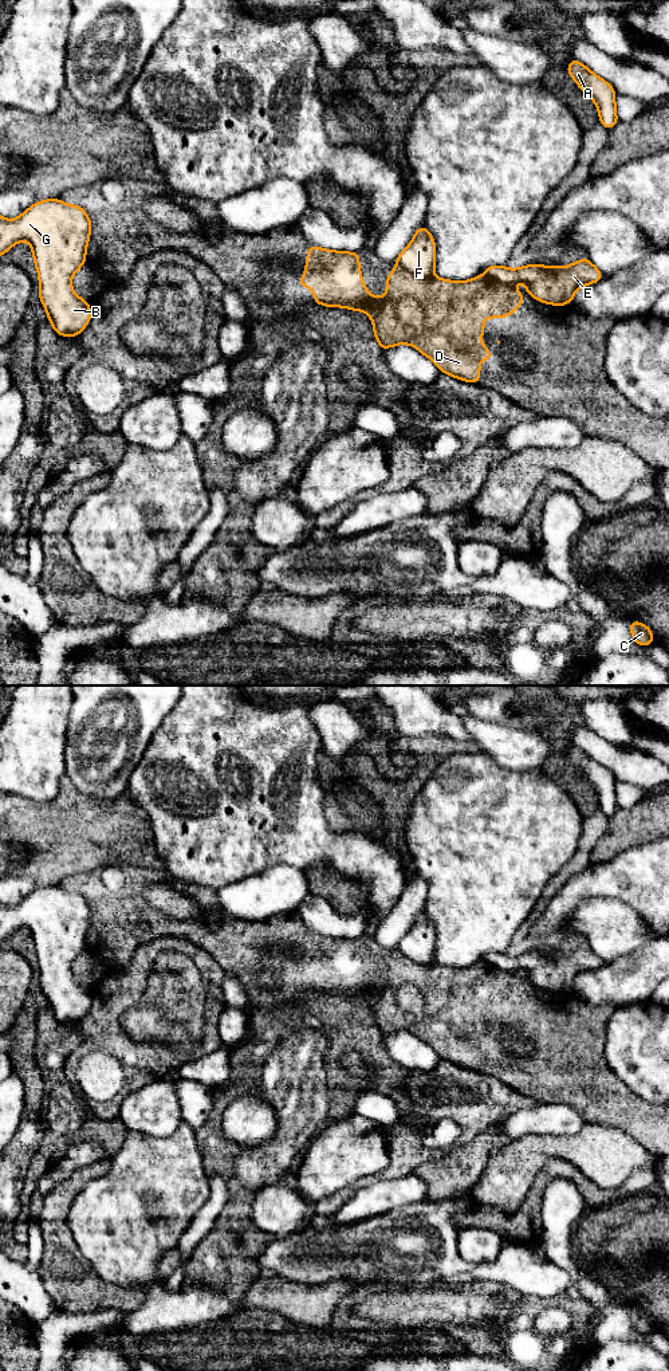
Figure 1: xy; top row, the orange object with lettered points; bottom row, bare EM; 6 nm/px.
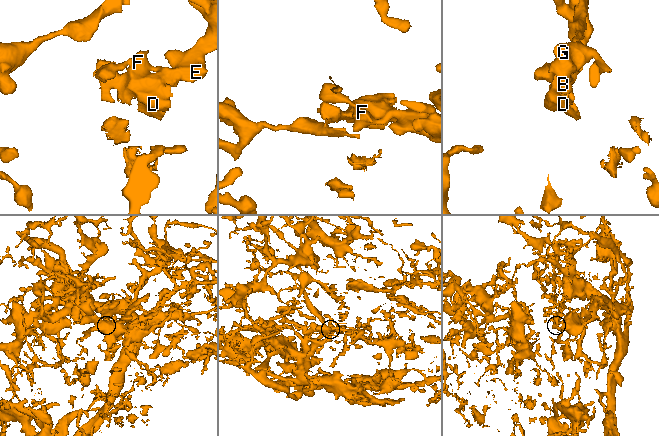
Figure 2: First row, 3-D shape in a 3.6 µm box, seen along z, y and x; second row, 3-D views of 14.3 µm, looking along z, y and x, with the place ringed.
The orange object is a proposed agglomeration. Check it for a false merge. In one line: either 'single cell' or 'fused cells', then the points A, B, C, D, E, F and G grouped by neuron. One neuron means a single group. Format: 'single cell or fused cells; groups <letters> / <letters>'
fused cells; groups A B C E F G / D

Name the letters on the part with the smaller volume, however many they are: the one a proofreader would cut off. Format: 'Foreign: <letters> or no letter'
Foreign: D

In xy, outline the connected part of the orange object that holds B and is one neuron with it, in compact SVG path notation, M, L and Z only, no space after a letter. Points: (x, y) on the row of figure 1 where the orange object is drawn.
M59 199L36 201L15 220L0 216L0 256L19 241L25 240L31 244L35 268L39 272L40 303L55 333L62 337L75 338L91 321L88 300L79 298L71 286L72 275L86 264L91 227L91 220L83 208Z

